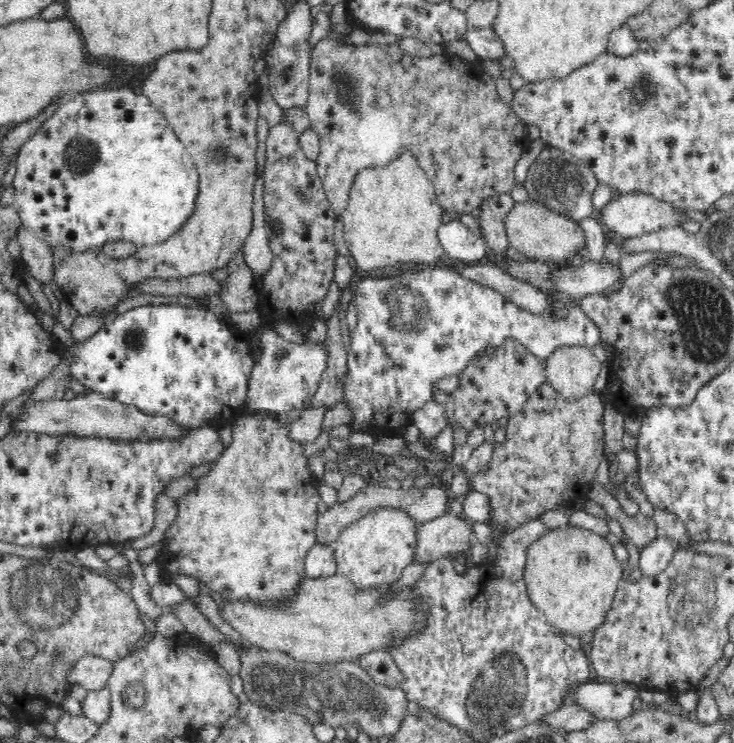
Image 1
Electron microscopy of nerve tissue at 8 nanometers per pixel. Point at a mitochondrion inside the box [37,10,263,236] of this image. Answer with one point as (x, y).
(218, 152)

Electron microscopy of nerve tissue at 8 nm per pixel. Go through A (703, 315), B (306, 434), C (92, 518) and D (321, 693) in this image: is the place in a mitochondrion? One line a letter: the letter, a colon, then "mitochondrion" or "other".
A: mitochondrion
B: other
C: other
D: mitochondrion

